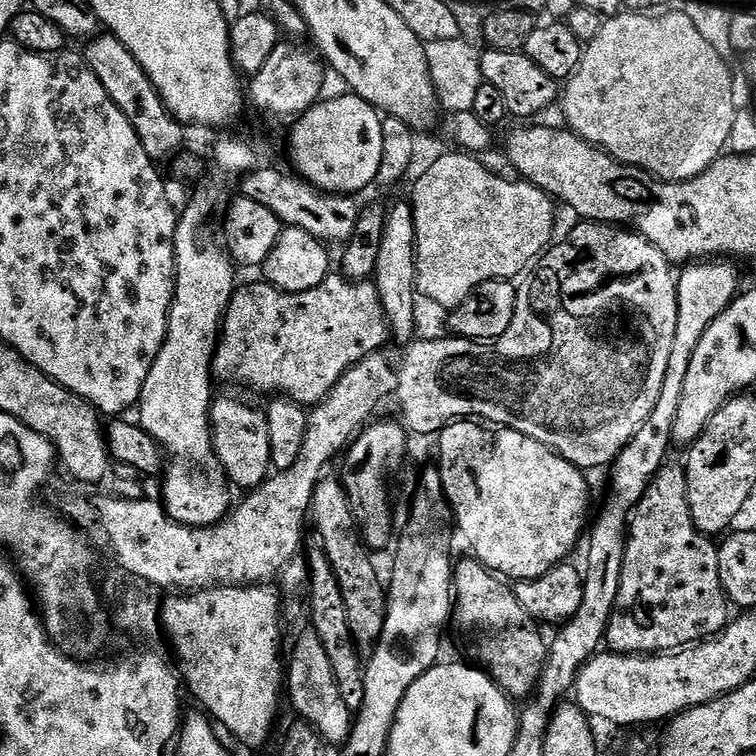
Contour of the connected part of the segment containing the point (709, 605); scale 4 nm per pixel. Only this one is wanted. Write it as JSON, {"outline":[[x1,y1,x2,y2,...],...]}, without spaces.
{"outline":[[665,464,656,471,646,486,640,503,630,517,628,545,622,566,622,582,618,598,608,623,606,644,611,651,621,654,663,654,695,646,713,636,720,635,730,623,730,601,724,593,718,570,719,547,713,537,698,531,690,514,686,490,684,464]]}

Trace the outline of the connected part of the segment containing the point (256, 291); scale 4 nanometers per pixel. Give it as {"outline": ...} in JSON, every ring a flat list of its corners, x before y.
{"outline":[[340,274,328,275,321,284,314,286,314,290,306,290,305,292,284,292,281,288,273,288,267,282,259,283,252,284,249,288,237,287,232,294,231,302,228,303,227,310,224,311,224,320,212,358,211,374,217,381,225,380,228,384,241,384,242,387,253,388,256,392,272,392,268,394,286,396,295,404,315,406,324,401,326,394,330,394,330,390,334,390,338,378,342,378,342,374,346,374,346,370,350,370,354,365,362,363,367,356,373,356,376,352,381,351,385,347,383,344,390,340,388,319,382,310,382,302,375,283,349,280]]}

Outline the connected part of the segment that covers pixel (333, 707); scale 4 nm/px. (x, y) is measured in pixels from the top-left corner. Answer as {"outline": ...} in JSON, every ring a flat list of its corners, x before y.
{"outline":[[305,630,292,648,292,657,286,660,286,700,292,703,299,719,308,724,323,738,325,745,343,746,348,741,352,729,354,713,342,702,342,693,338,690,338,681,334,679,334,670,330,666,330,657,322,647,322,638,311,630]]}

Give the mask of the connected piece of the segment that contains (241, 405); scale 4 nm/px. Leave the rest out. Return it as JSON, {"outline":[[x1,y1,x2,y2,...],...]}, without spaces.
{"outline":[[217,395,212,401,212,448,225,476,235,487,237,484,243,490,258,488,273,471,268,417,236,396]]}

